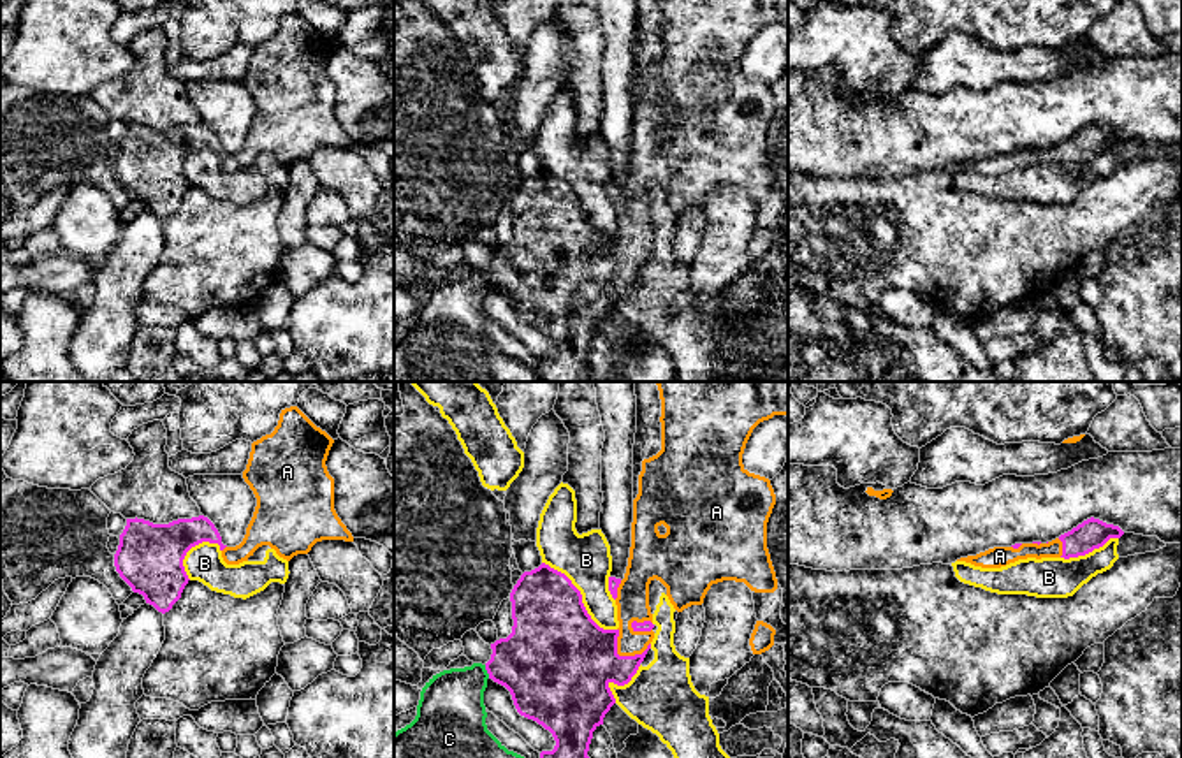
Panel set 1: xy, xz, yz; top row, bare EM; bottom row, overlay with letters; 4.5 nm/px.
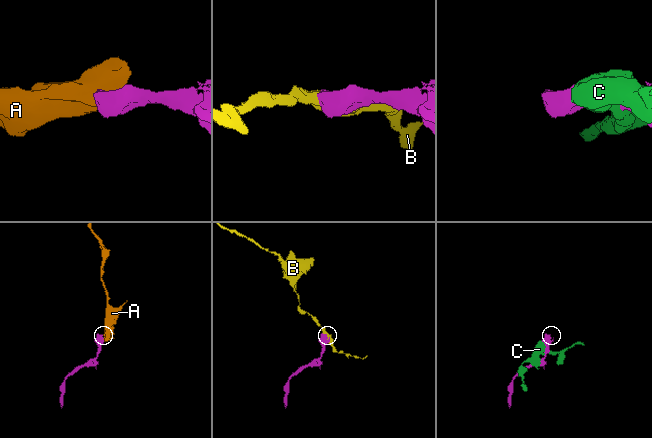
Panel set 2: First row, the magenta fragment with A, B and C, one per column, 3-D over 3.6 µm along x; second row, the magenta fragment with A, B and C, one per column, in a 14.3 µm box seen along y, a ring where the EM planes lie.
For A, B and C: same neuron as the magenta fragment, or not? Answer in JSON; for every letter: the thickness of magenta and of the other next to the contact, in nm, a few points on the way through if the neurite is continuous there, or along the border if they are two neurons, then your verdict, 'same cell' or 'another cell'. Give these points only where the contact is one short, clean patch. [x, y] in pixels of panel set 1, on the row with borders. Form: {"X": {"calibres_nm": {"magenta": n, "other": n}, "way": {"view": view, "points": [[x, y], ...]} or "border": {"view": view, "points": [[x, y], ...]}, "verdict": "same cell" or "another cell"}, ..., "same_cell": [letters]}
{"A": {"calibres_nm": {"magenta": 340, "other": 150}, "way": {"view": "xz", "points": [[581, 658], [635, 655], [632, 600]]}, "verdict": "same cell"}, "B": {"calibres_nm": {"magenta": 420, "other": 220}, "verdict": "another cell"}, "C": {"calibres_nm": {"magenta": 380, "other": 320}, "verdict": "another cell"}, "same_cell": ["A"]}

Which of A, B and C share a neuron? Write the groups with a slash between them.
A / B / C

